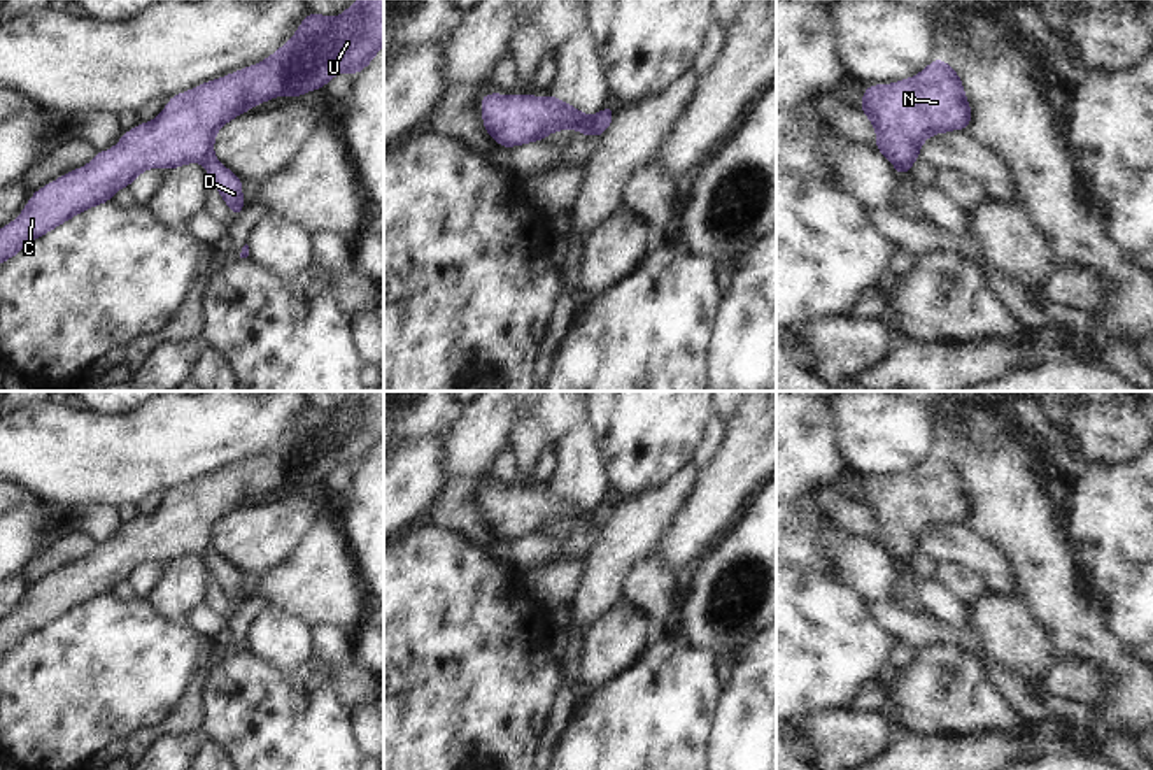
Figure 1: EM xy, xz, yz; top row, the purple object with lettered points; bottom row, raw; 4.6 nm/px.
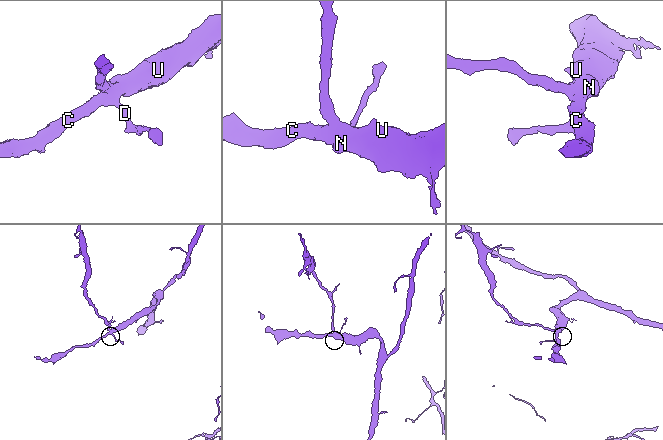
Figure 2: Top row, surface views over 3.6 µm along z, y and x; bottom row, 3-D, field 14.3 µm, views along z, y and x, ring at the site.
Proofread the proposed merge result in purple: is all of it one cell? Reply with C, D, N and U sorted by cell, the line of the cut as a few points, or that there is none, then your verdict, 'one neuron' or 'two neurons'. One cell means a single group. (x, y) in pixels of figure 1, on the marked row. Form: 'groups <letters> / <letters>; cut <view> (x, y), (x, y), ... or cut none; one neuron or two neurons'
groups C D N U; cut none; one neuron

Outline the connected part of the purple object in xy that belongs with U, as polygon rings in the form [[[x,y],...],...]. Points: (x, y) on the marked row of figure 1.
[[[357,0],[333,19],[312,11],[301,19],[296,33],[266,60],[168,98],[166,107],[152,121],[138,123],[133,130],[126,130],[112,149],[96,151],[96,156],[88,165],[67,172],[37,189],[23,212],[0,228],[0,263],[14,258],[28,242],[74,216],[110,202],[121,188],[131,186],[147,168],[173,170],[202,161],[224,203],[238,217],[245,207],[242,179],[214,156],[216,133],[228,121],[249,112],[258,103],[282,95],[300,98],[307,91],[324,88],[342,72],[357,75],[371,63],[382,46],[384,0]]]

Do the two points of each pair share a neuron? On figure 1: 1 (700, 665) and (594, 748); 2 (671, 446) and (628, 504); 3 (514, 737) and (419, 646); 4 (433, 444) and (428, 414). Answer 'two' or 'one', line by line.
1: one
2: two
3: one
4: two

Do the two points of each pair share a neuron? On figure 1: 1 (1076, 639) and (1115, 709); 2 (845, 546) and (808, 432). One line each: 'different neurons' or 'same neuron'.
1: same neuron
2: different neurons

